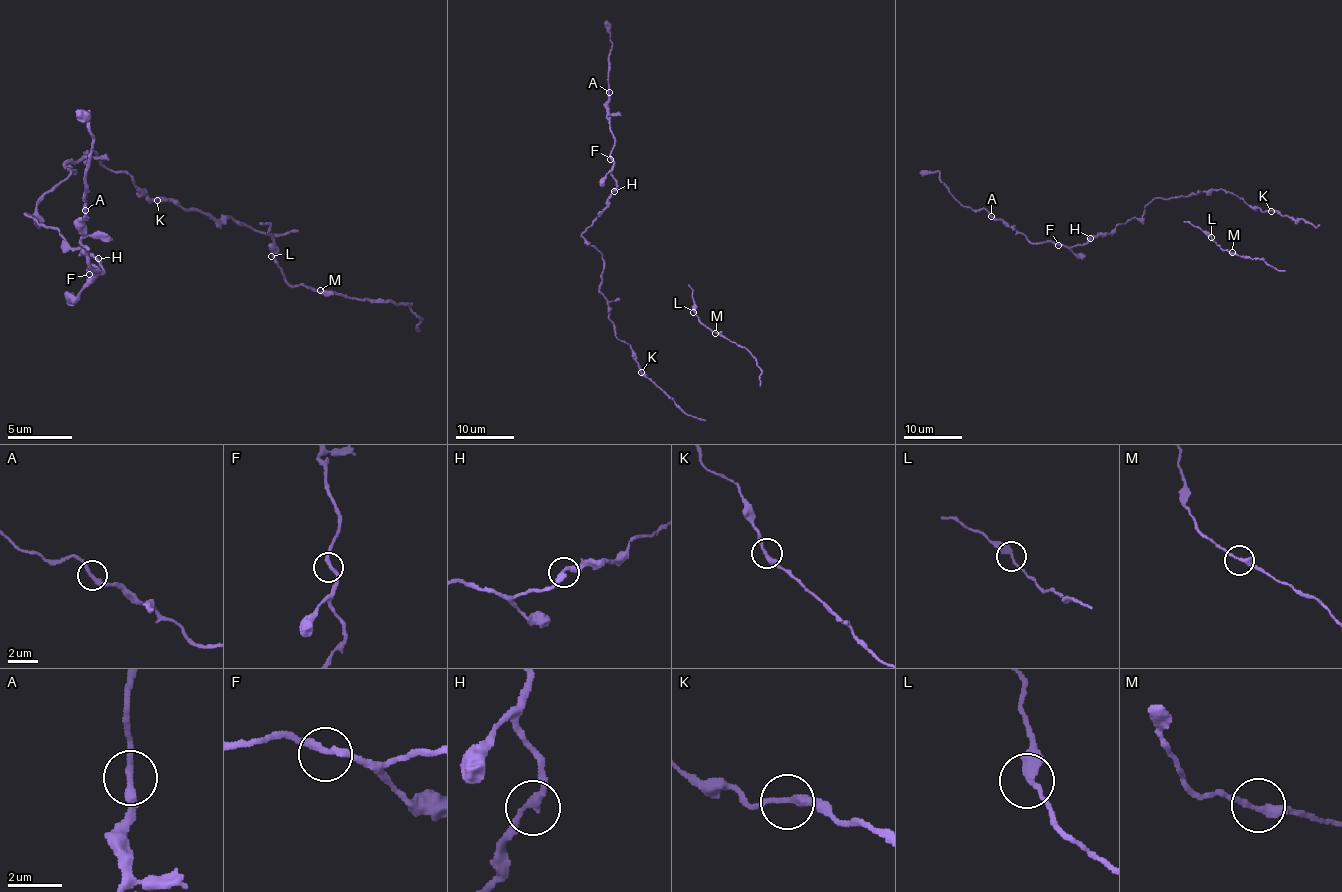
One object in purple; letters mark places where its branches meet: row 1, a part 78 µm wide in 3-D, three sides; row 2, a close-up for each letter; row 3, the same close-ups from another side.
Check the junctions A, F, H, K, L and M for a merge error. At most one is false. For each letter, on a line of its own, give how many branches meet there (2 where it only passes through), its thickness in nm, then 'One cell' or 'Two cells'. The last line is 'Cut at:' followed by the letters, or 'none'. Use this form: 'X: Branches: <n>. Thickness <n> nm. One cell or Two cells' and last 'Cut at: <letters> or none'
A: Branches: 2. Thickness 240 nm. One cell
F: Branches: 2. Thickness 260 nm. One cell
H: Branches: 2. Thickness 240 nm. One cell
K: Branches: 2. Thickness 280 nm. One cell
L: Branches: 2. Thickness 300 nm. One cell
M: Branches: 2. Thickness 280 nm. One cell
Cut at: none

